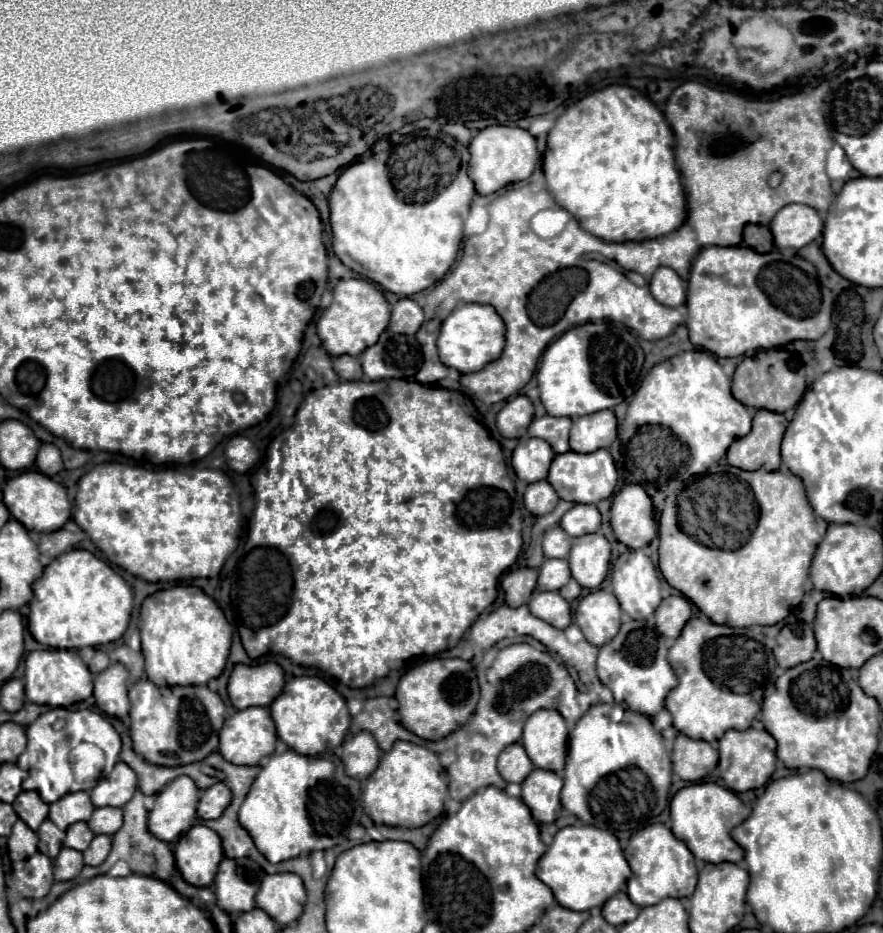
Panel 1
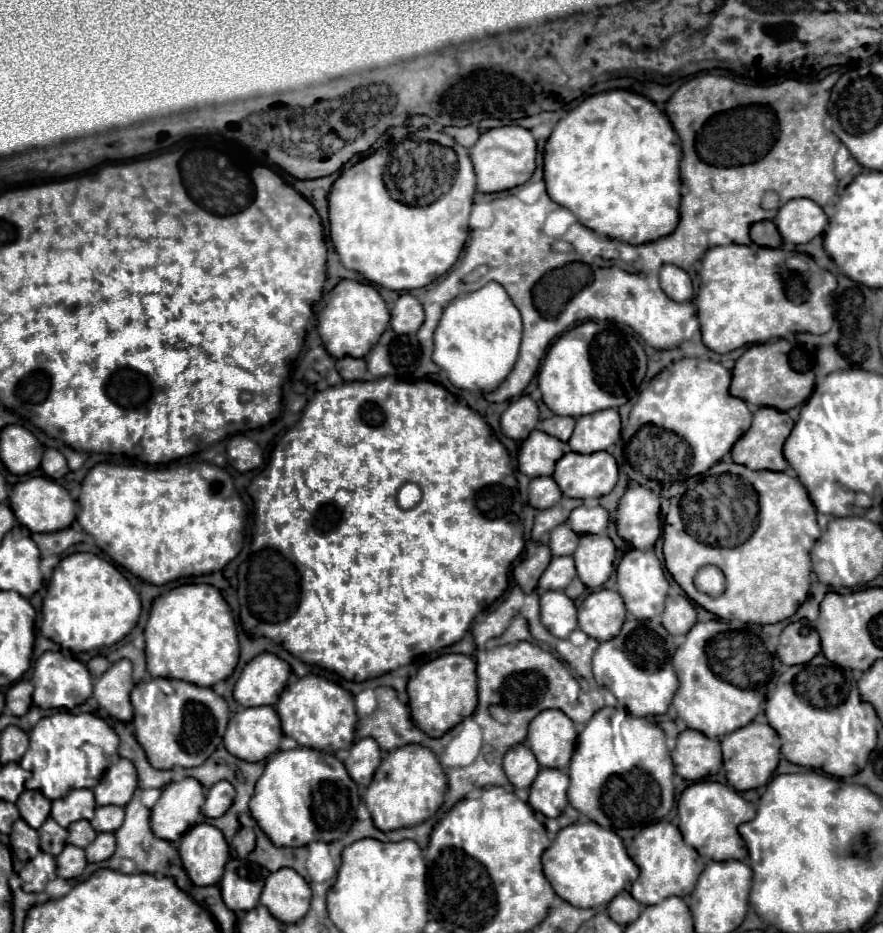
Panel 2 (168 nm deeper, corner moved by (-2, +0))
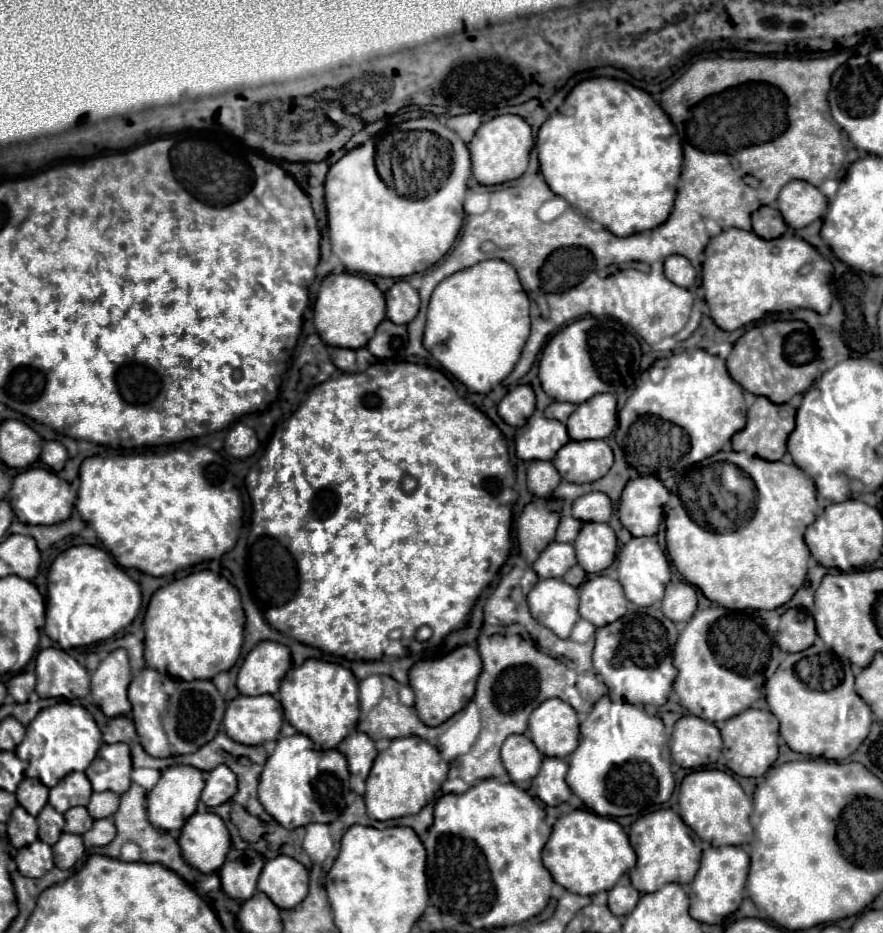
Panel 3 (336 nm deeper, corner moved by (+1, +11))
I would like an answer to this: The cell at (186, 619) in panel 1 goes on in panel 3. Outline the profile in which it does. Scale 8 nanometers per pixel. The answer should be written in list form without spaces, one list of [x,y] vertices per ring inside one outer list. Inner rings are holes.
[[[211,570],[193,572],[185,578],[173,580],[159,588],[147,606],[143,628],[145,628],[145,662],[149,668],[183,680],[213,680],[217,674],[227,672],[241,654],[243,644],[245,612],[241,606],[241,596],[231,582]]]

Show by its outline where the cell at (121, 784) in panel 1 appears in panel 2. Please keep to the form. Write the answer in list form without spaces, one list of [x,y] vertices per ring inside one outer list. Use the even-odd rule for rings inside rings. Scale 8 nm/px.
[[[118,759],[94,787],[96,805],[120,805],[124,807],[138,789],[138,773],[126,759]]]

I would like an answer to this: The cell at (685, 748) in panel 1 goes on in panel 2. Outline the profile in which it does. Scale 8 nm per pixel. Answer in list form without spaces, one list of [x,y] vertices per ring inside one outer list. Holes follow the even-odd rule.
[[[686,729],[678,735],[676,749],[672,751],[676,773],[688,781],[700,781],[706,775],[718,773],[722,765],[722,751],[716,739]]]

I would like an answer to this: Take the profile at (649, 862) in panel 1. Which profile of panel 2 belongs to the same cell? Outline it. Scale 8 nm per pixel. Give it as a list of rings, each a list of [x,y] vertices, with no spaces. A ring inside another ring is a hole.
[[[658,821],[654,825],[644,827],[628,847],[628,855],[639,869],[639,877],[632,883],[630,893],[642,905],[656,905],[672,895],[690,895],[698,881],[698,873],[704,869],[704,859],[696,853],[694,847],[684,843],[678,827],[668,821]]]

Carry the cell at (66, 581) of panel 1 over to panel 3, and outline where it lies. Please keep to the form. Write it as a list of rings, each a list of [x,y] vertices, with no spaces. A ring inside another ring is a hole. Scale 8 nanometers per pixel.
[[[73,546],[59,554],[49,570],[45,634],[63,650],[89,646],[129,626],[141,608],[141,588],[113,558],[95,546]]]

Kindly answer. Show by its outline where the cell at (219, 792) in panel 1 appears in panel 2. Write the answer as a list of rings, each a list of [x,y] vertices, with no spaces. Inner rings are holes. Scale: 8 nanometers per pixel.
[[[218,781],[206,791],[206,803],[202,805],[202,813],[206,817],[220,817],[228,811],[234,801],[234,787],[228,781]]]

